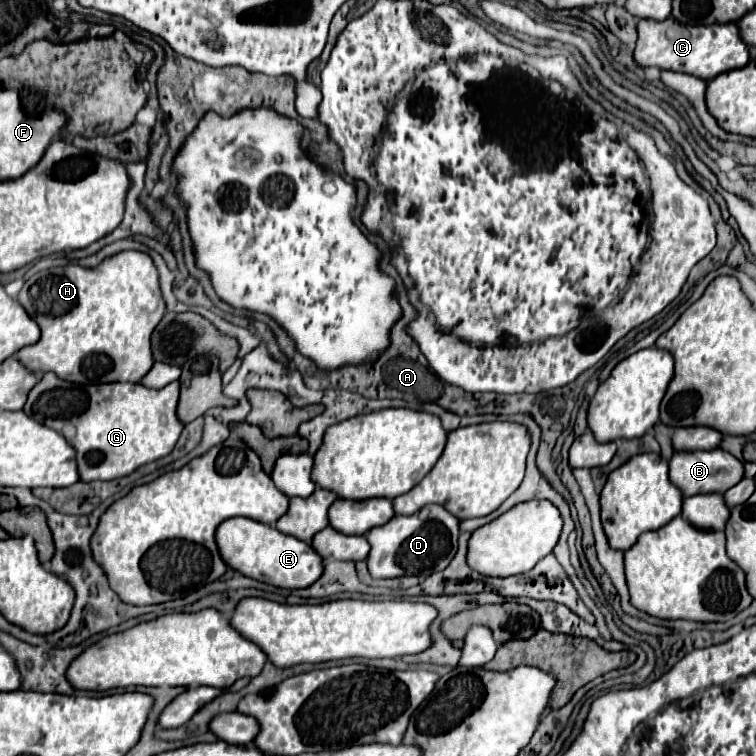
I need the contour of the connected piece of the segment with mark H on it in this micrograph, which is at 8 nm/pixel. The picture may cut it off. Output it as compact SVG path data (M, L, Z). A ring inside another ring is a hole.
M122 251L114 257L104 259L94 269L66 265L38 271L24 283L18 301L42 329L42 337L38 343L18 351L20 361L30 371L36 373L54 371L60 379L72 383L114 383L114 381L140 383L154 365L150 337L152 331L162 321L162 317L166 315L166 303L158 283L158 269L152 257L146 253Z

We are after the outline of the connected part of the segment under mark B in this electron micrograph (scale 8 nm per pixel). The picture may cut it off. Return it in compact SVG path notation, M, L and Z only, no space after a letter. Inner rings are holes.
M724 449L712 451L676 451L670 459L670 477L672 483L684 493L684 497L692 497L698 493L724 493L734 487L744 477L744 465L734 455Z

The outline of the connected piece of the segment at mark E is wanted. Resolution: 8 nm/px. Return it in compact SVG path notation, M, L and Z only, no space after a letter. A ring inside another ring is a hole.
M232 517L220 525L216 531L216 543L220 543L220 553L224 561L240 571L246 577L284 587L284 589L302 589L316 583L324 573L322 557L316 553L312 543L300 541L292 535L280 533L272 525L258 523L248 517Z

